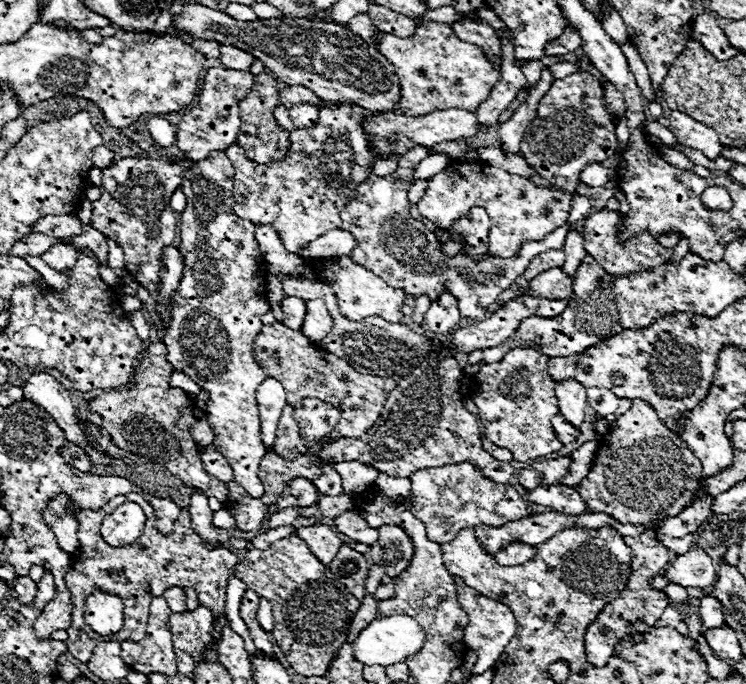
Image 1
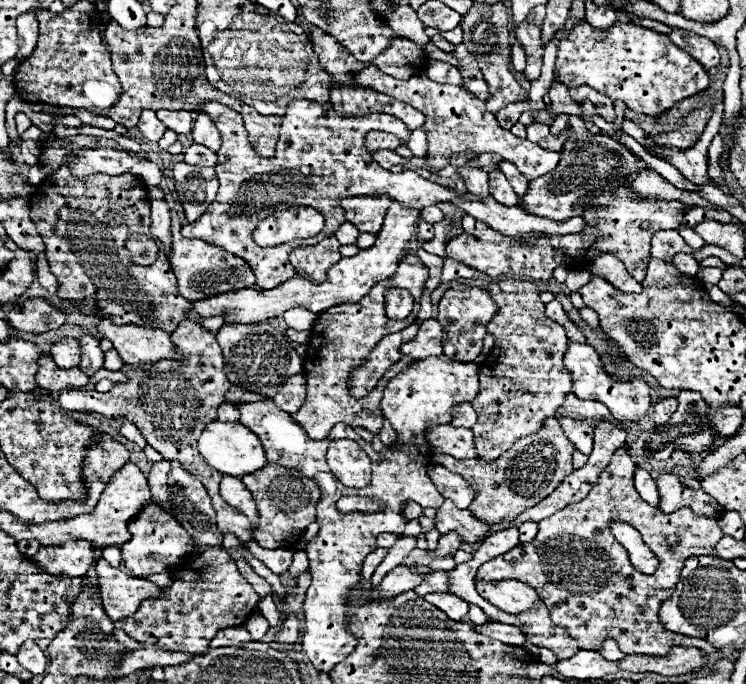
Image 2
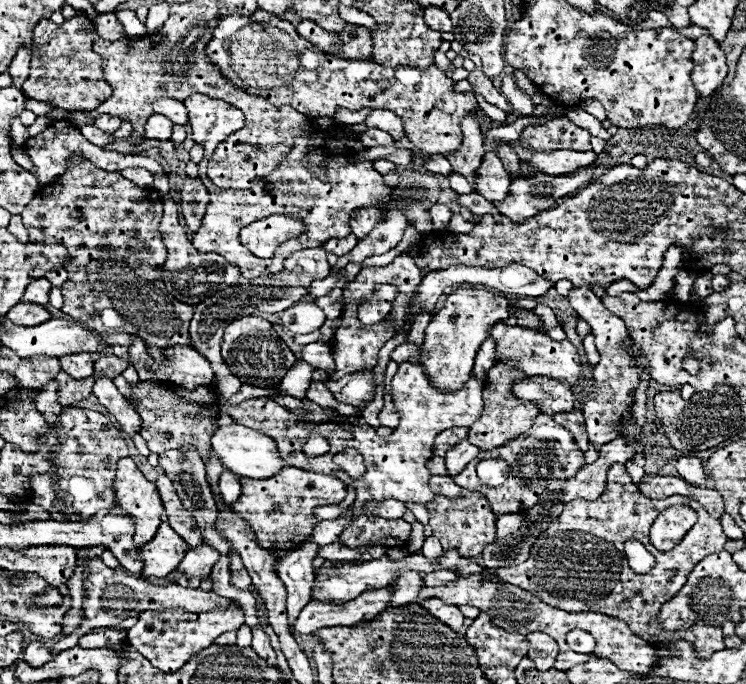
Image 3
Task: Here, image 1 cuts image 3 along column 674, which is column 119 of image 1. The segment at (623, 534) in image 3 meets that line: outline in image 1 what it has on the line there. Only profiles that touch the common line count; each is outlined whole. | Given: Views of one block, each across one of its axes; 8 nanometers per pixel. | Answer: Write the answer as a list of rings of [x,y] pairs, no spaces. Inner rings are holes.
[[[136,492],[126,494],[126,496],[116,496],[98,512],[94,512],[94,510],[78,512],[78,522],[80,522],[80,530],[78,530],[80,548],[76,554],[78,560],[74,560],[70,572],[64,576],[66,588],[70,590],[72,604],[74,604],[72,622],[66,630],[68,640],[64,644],[68,646],[68,652],[84,664],[90,660],[92,650],[102,640],[142,642],[146,636],[146,622],[148,622],[148,610],[150,610],[152,598],[162,596],[166,592],[166,588],[170,588],[170,586],[196,588],[198,604],[212,610],[214,624],[218,622],[218,616],[224,614],[226,586],[228,586],[228,580],[234,576],[238,556],[228,548],[212,548],[210,546],[210,550],[208,550],[204,540],[194,532],[188,510],[180,510],[178,522],[176,522],[174,532],[170,536],[162,536],[154,528],[154,516],[152,514],[154,514],[152,506]],[[124,502],[136,502],[146,514],[146,524],[144,524],[142,536],[132,542],[132,552],[130,552],[130,546],[120,546],[120,548],[110,546],[100,534],[100,524],[104,520],[104,516],[110,514],[114,508],[118,508]],[[94,588],[104,588],[106,592],[114,592],[114,594],[124,598],[124,628],[110,638],[96,634],[88,624],[84,624],[84,618],[82,618],[84,598],[90,592],[94,592]]]

